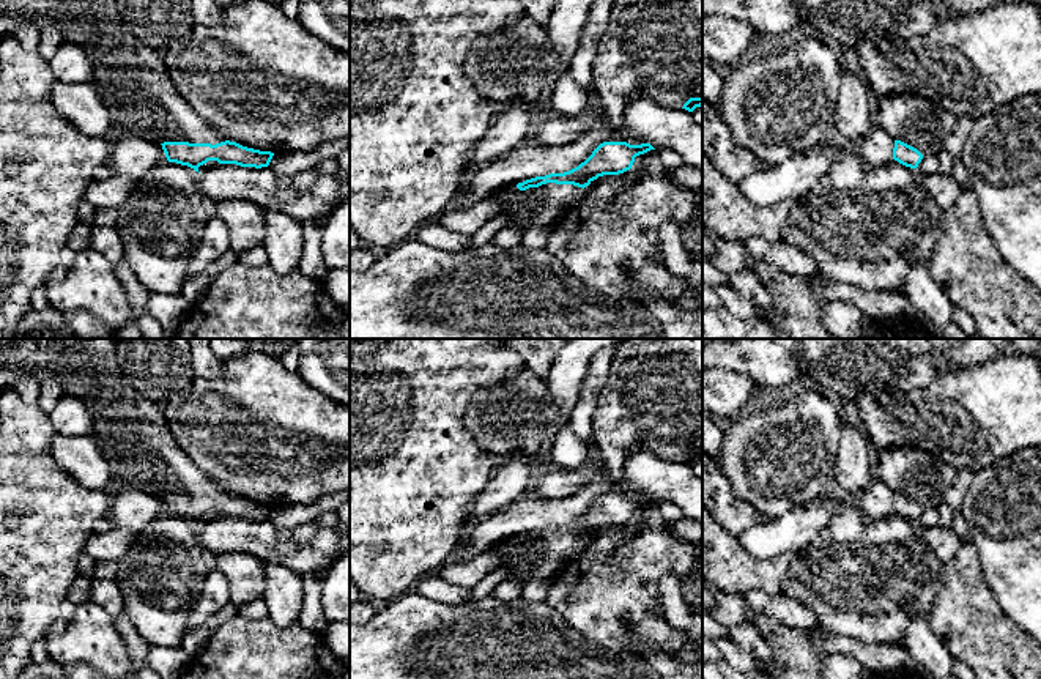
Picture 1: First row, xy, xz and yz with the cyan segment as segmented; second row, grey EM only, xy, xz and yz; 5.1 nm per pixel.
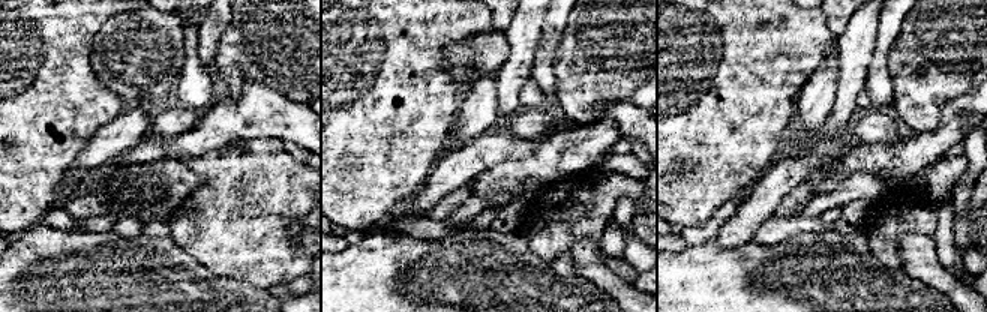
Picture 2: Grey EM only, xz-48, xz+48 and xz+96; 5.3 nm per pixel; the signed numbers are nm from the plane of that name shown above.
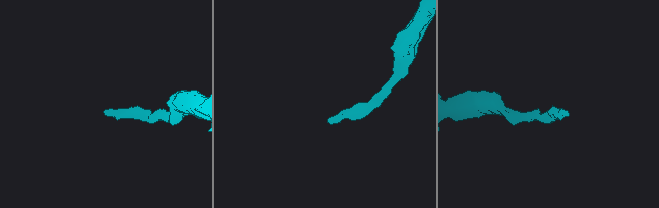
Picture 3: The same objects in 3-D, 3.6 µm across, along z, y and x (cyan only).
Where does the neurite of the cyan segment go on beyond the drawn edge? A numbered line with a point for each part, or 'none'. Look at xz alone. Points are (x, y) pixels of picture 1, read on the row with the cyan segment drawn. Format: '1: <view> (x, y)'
1: xz (536, 207)

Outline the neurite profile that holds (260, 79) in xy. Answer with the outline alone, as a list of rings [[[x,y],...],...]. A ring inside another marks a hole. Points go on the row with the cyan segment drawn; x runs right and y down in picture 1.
[[[241,2],[225,9],[217,25],[195,24],[186,39],[172,44],[162,55],[181,98],[230,142],[277,154],[312,151],[350,135],[350,54],[310,35],[299,20],[288,19],[280,5]]]

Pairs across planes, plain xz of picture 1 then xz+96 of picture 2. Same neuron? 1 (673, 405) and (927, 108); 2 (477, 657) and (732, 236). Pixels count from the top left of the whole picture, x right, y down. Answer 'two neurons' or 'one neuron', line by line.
1: one neuron
2: two neurons

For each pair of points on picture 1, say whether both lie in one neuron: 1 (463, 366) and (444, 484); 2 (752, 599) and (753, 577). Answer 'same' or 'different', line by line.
1: same
2: different

